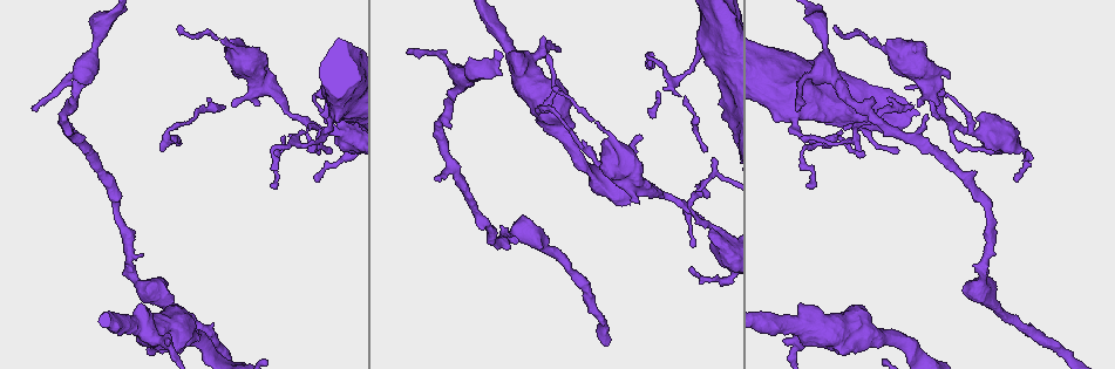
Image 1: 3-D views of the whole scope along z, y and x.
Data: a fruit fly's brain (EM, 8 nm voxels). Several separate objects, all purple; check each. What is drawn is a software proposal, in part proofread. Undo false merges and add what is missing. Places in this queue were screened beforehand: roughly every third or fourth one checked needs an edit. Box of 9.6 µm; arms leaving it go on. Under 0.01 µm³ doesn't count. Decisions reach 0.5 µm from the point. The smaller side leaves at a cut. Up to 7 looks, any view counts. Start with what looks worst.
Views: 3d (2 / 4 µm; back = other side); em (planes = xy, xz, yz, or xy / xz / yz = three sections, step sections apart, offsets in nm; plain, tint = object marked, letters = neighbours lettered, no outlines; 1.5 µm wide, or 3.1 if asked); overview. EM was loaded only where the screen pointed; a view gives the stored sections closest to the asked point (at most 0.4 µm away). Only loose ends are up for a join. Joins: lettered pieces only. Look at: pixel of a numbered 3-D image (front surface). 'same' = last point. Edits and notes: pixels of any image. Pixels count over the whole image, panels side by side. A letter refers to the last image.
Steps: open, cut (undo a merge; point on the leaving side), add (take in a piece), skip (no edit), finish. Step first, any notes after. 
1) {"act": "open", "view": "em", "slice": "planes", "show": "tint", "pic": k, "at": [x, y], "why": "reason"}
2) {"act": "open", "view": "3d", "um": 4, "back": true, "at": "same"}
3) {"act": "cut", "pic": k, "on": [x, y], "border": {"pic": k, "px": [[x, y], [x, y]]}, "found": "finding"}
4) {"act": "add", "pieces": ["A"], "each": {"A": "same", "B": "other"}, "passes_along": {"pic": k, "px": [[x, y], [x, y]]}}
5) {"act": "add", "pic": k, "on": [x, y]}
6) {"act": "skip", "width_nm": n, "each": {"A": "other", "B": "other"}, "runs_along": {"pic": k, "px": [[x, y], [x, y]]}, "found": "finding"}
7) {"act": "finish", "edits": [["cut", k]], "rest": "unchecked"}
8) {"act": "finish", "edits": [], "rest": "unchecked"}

{"act": "open", "view": "em", "slice": "xz", "step": 4, "show": "tint", "pic": 1, "at": [799, 108], "why": "tapers out"}

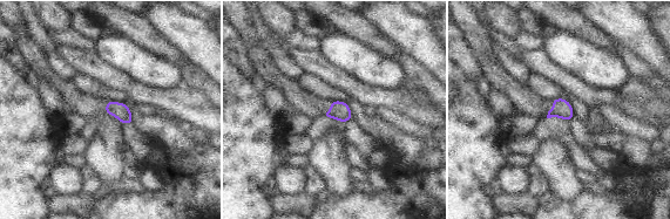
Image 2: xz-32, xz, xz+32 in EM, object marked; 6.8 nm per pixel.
{"act": "open", "view": "em", "slice": "planes", "show": "letters", "at": "same", "why": "cut it another way"}

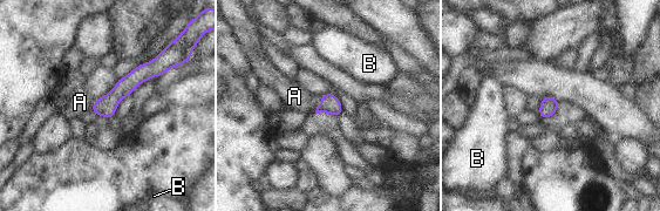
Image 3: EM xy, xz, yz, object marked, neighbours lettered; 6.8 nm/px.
{"act": "add", "pieces": ["A"], "width_nm": 120, "each": {"A": "same", "B": "other"}, "found": "the cell continues"}

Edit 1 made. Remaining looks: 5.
{"act": "open", "view": "overview"}

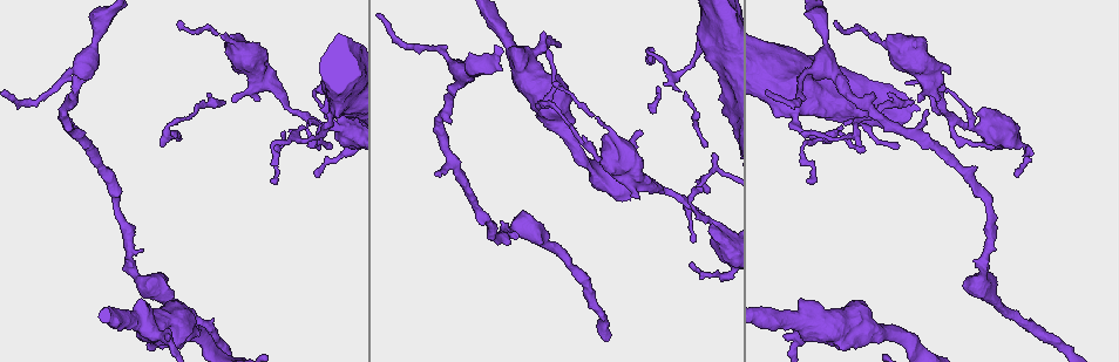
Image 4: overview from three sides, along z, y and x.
{"act": "open", "view": "3d", "um": 2, "pic": 4, "at": [836, 23], "why": "an open end"}

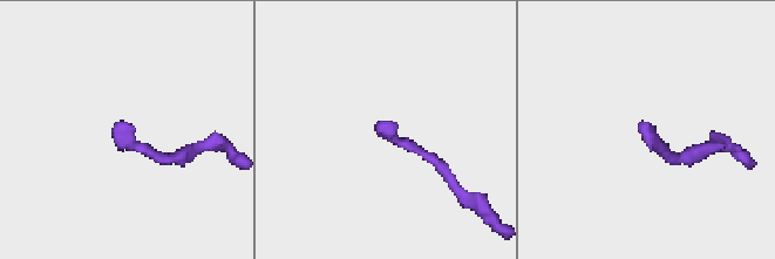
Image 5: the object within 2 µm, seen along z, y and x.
{"act": "open", "view": "em", "slice": "xy", "step": 8, "show": "tint", "pic": 5, "at": [380, 121], "why": "now the EM"}

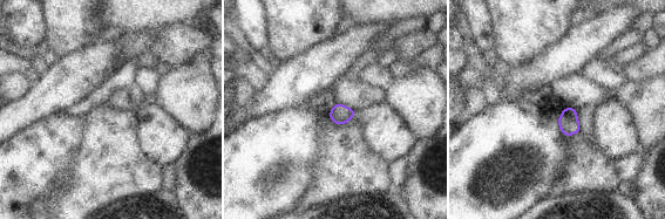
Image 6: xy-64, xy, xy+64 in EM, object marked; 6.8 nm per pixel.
{"act": "open", "view": "em", "slice": "planes", "show": "letters", "at": "same"}

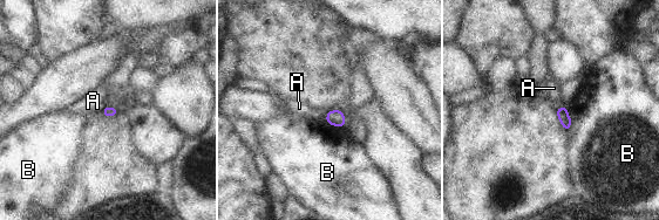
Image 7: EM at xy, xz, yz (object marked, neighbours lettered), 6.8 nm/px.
{"act": "skip", "each": {"A": "other", "B": "other"}, "border": {"pic": 7, "px": [[328, 110], [324, 119]]}, "found": "none of them fits"}

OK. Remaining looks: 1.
{"act": "finish", "edits": [["add", 3]], "rest": "unchecked"}

